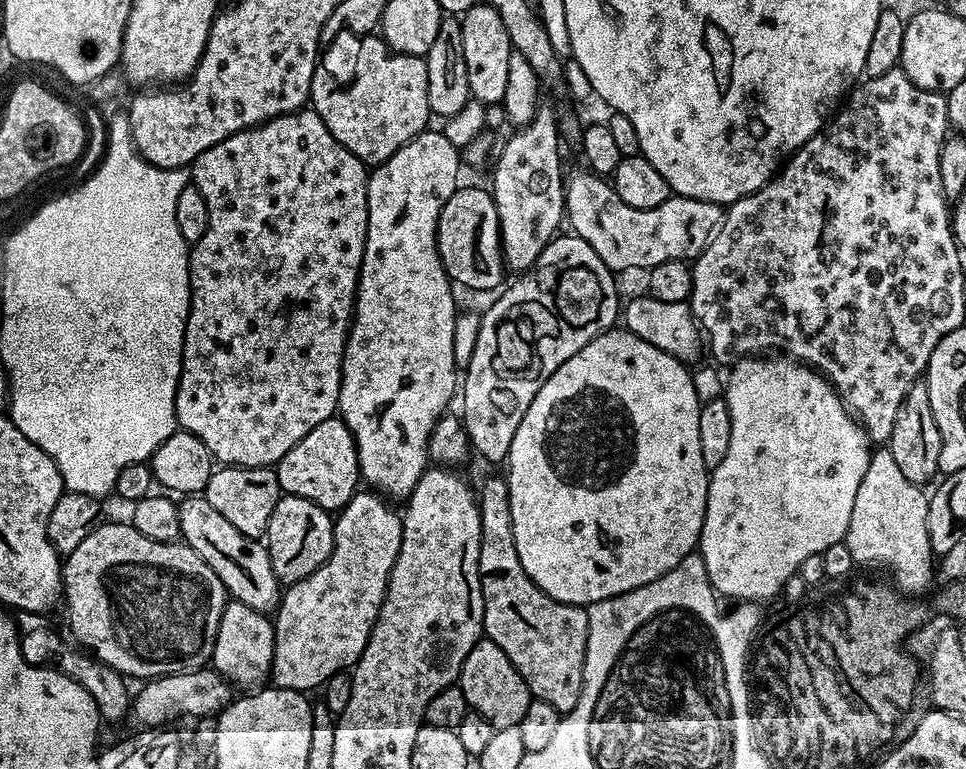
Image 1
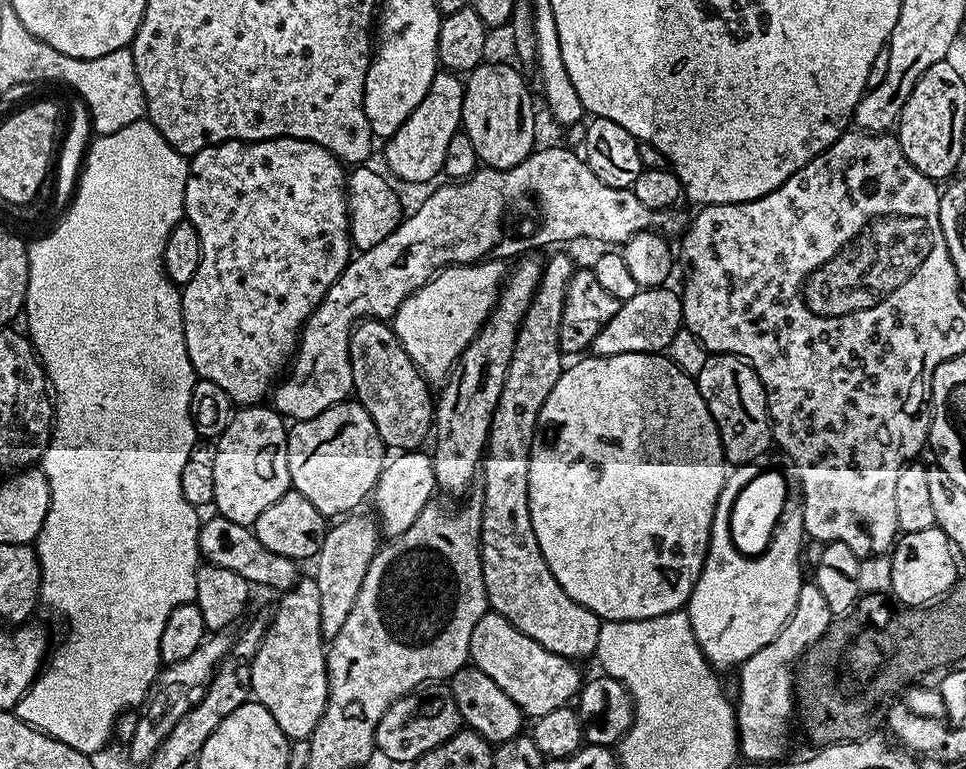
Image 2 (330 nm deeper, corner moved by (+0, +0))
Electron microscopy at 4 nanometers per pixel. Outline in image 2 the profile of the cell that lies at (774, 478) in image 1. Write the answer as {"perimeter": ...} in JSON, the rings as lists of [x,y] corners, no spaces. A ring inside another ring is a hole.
{"perimeter":[[[741,464],[729,471],[714,510],[712,541],[708,543],[704,568],[686,605],[694,638],[700,643],[709,664],[720,670],[735,669],[758,654],[762,646],[774,642],[794,614],[802,583],[800,566],[806,540],[803,521],[784,521],[778,534],[772,536],[768,548],[758,556],[738,554],[729,544],[728,511],[734,506],[739,491],[757,475],[756,464]]]}

